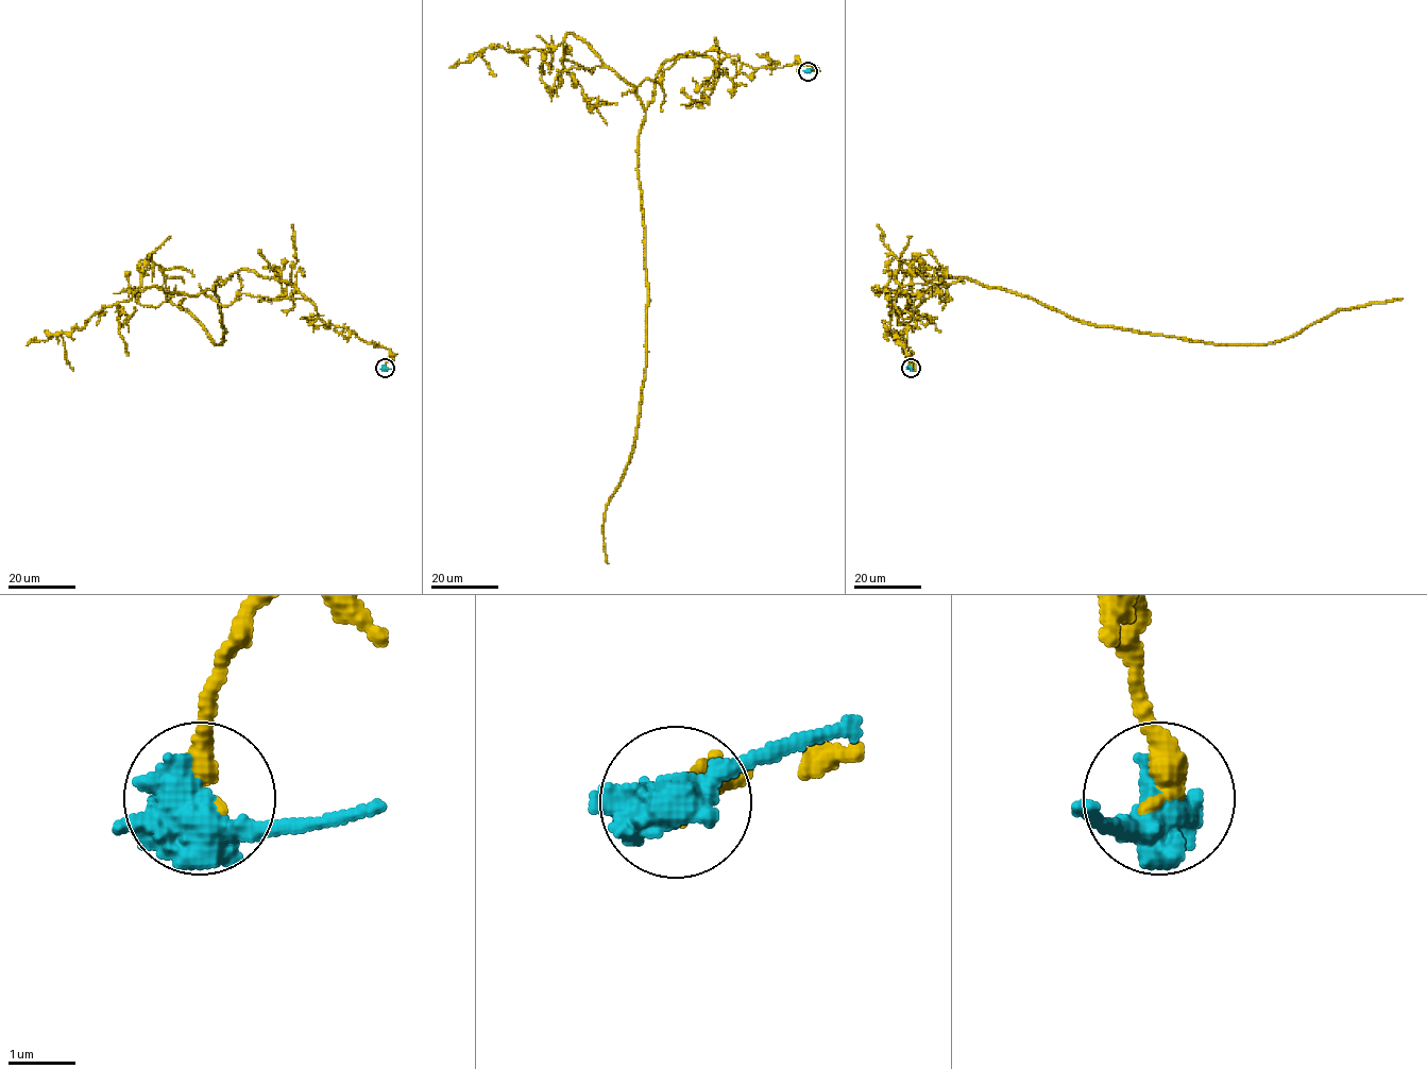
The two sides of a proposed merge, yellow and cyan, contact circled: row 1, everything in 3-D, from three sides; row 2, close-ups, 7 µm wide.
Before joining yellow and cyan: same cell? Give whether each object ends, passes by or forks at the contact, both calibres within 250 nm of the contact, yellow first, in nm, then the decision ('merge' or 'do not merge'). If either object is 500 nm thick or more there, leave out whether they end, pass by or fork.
420 nm thick on the yellow side, 600 nm on the other; do not merge

